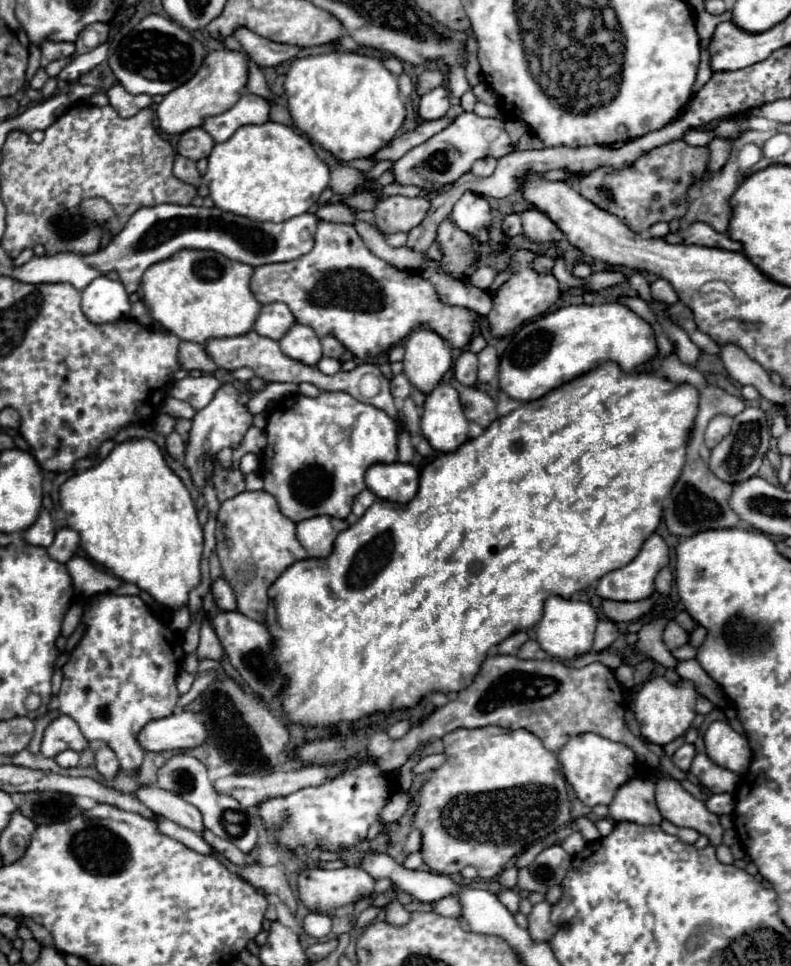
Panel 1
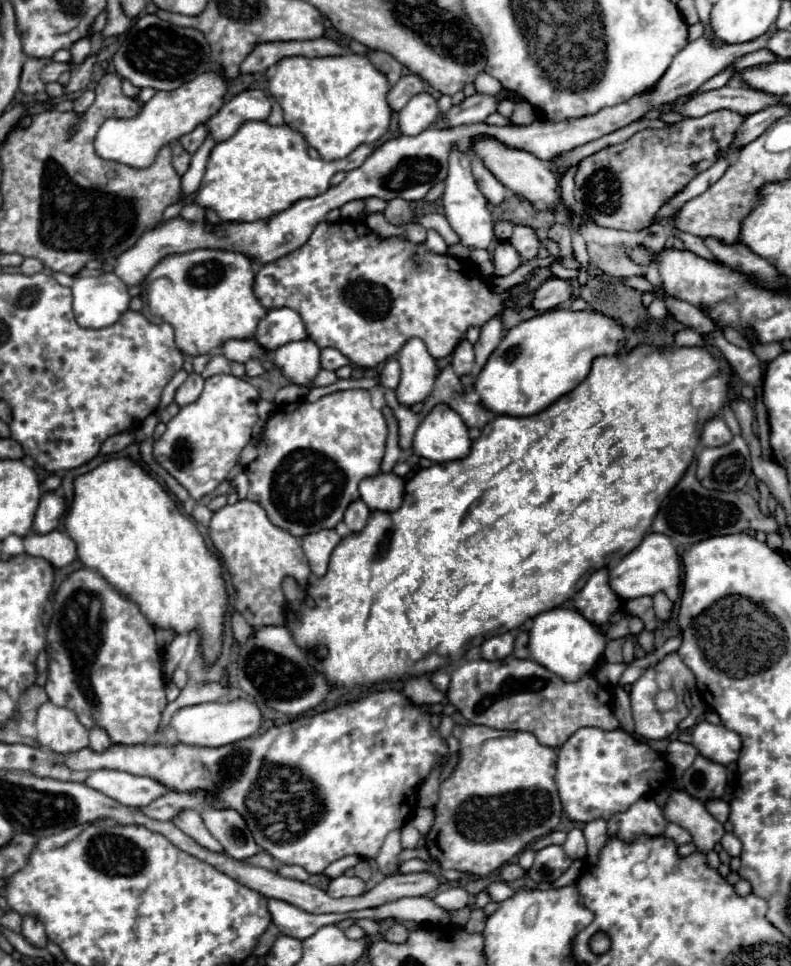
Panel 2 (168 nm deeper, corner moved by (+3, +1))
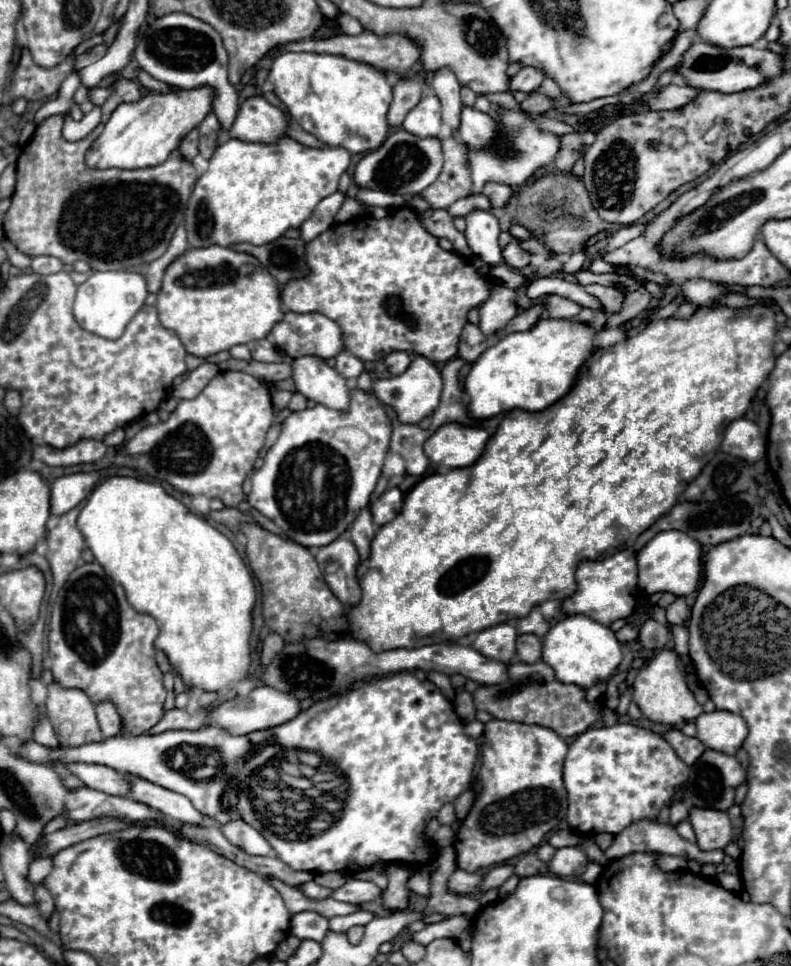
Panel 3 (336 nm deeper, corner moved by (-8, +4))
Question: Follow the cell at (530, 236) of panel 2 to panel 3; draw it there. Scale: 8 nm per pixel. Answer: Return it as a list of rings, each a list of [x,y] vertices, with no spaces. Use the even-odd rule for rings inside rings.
[[[518,239],[510,241],[510,243],[504,247],[502,255],[504,255],[506,263],[510,263],[510,265],[516,267],[516,269],[524,269],[524,267],[530,263],[530,257],[532,257],[528,251],[522,249],[522,245],[520,245]]]

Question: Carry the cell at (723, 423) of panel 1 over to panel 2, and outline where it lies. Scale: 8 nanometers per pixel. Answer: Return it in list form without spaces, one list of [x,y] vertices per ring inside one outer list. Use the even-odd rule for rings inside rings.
[[[717,416],[717,418],[707,420],[703,436],[701,436],[701,444],[703,446],[725,446],[727,442],[731,442],[731,438],[733,438],[733,434],[727,428],[725,420],[721,416]]]

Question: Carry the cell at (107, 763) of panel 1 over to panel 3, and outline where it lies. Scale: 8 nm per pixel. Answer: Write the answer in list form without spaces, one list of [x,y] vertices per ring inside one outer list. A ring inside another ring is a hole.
[[[98,703],[96,705],[96,715],[98,715],[98,723],[100,723],[100,729],[102,729],[104,737],[114,737],[122,731],[120,715],[116,713],[116,707],[112,703]]]

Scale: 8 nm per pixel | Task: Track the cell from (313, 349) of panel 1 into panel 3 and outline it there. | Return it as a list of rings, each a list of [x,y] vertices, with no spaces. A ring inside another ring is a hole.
[[[302,355],[290,359],[292,379],[296,383],[298,393],[306,399],[312,399],[330,409],[346,409],[348,407],[348,381],[338,375],[322,357]]]

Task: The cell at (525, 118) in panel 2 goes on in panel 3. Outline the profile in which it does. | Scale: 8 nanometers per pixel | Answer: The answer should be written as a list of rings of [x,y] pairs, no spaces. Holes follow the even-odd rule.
[[[530,93],[530,95],[520,103],[520,107],[522,107],[526,113],[538,115],[538,113],[546,113],[546,111],[550,109],[550,101],[548,101],[548,97],[544,97],[544,95]]]

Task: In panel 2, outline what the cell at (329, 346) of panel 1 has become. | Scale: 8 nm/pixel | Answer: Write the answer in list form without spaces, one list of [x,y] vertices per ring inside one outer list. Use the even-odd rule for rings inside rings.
[[[323,348],[321,350],[321,366],[325,370],[337,370],[345,364],[349,364],[349,360],[339,350],[335,350],[335,348]]]

